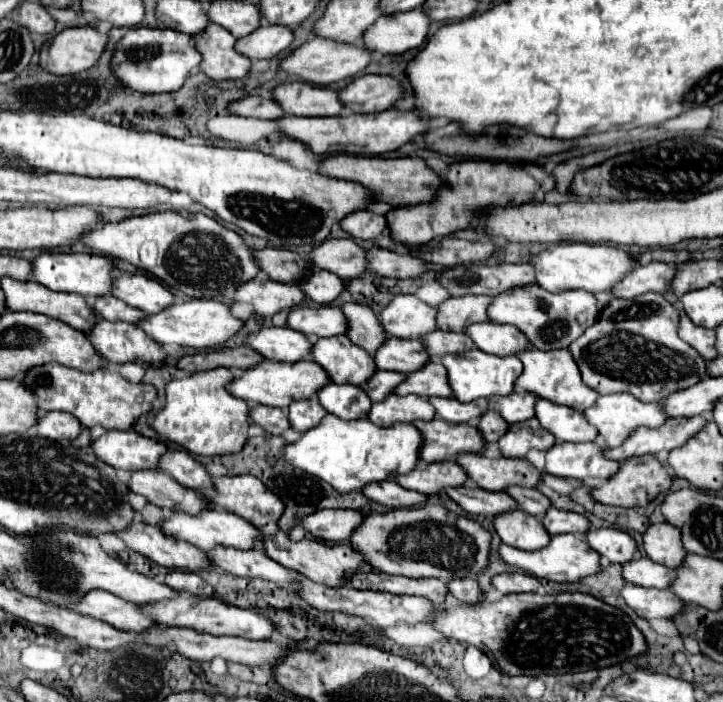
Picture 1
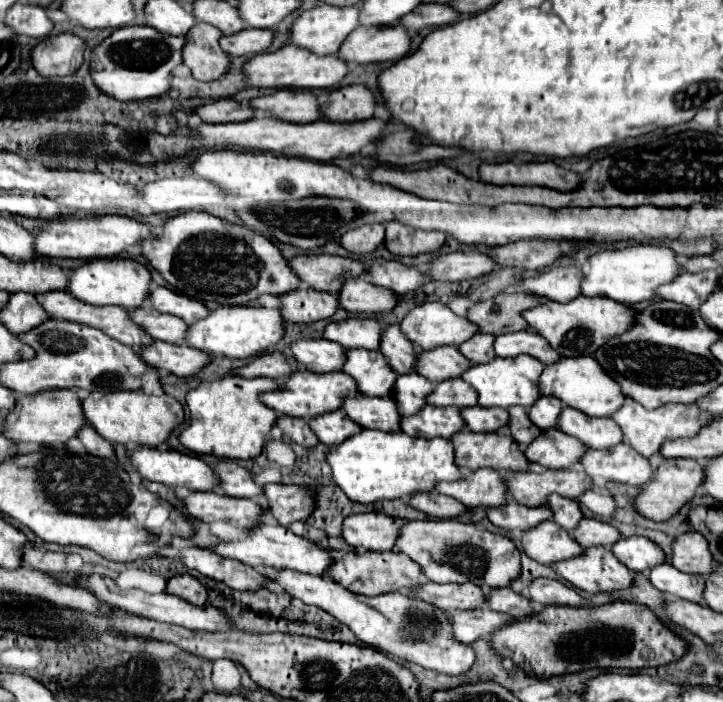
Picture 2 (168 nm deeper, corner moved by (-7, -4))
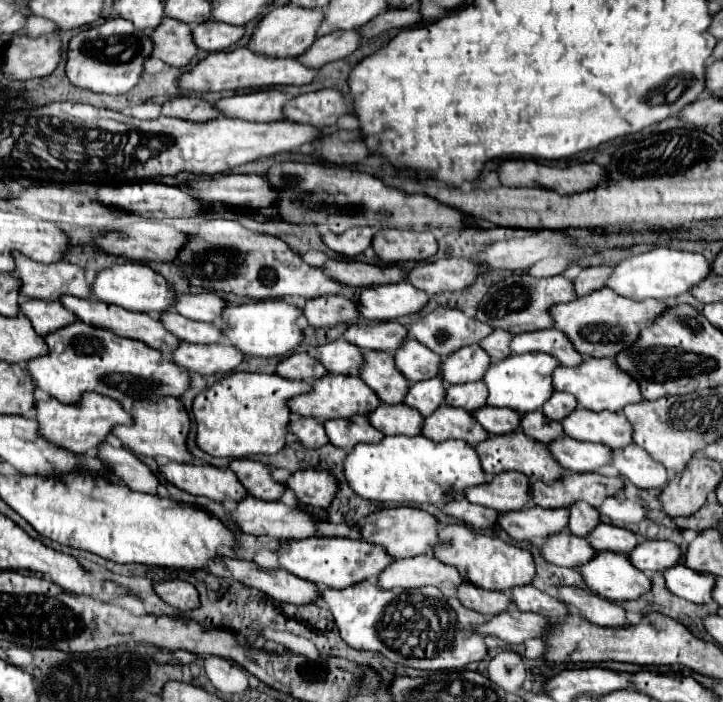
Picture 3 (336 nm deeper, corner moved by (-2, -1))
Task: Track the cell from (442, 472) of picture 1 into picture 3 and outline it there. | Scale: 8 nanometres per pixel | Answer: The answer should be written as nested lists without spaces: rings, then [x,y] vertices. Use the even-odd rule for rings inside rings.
[[[507,471],[503,475],[495,475],[489,483],[467,489],[465,497],[471,503],[491,507],[495,511],[507,513],[523,509],[531,503],[531,479],[523,473]]]

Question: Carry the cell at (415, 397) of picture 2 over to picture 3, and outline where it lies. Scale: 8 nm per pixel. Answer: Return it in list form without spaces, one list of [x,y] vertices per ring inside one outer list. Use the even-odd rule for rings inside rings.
[[[435,377],[429,381],[419,381],[411,385],[405,403],[415,407],[421,415],[431,415],[439,405],[443,405],[445,399],[445,381]]]

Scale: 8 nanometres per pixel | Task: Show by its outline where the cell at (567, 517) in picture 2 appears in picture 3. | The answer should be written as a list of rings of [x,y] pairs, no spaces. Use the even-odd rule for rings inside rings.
[[[579,501],[577,505],[571,505],[569,507],[571,511],[571,517],[569,517],[569,531],[573,535],[579,535],[579,537],[587,537],[599,523],[601,523],[601,517],[599,517],[599,511],[583,501]]]

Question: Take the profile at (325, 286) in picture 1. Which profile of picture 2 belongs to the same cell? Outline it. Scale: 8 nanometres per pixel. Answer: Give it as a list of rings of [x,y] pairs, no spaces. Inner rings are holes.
[[[364,276],[346,280],[338,292],[340,308],[348,312],[390,312],[396,306],[396,294],[388,292],[386,288],[376,288],[368,284]]]

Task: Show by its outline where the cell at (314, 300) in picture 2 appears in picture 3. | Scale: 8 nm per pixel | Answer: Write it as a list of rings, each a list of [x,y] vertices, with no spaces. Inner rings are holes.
[[[325,295],[309,299],[303,313],[309,325],[313,327],[333,327],[339,323],[353,323],[361,317],[355,301],[343,295]]]

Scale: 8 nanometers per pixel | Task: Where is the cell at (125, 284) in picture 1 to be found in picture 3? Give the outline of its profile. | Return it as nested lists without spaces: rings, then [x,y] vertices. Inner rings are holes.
[[[215,293],[179,295],[179,301],[175,305],[175,309],[183,317],[189,317],[195,321],[205,321],[205,323],[213,323],[217,317],[221,317],[225,307],[227,307],[227,301],[223,301]]]

